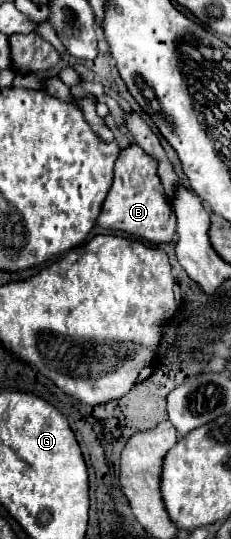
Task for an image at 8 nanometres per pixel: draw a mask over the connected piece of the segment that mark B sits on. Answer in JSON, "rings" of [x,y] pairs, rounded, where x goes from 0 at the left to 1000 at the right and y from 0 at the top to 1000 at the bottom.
{"rings":[[[602,269],[524,276],[498,299],[498,325],[463,369],[446,373],[420,417],[472,429],[550,429],[654,451],[732,451],[758,443],[758,395],[714,365],[680,325],[680,302]]]}

